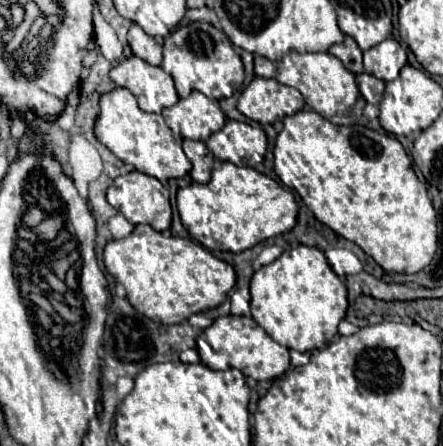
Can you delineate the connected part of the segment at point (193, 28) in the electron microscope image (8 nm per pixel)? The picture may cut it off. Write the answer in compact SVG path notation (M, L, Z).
M191 22L191 24L179 26L175 32L171 32L163 42L163 64L161 64L161 68L167 74L171 74L179 98L187 98L193 90L203 92L211 100L231 98L243 84L243 62L241 62L239 54L233 50L231 40L221 30L217 30L215 26L211 26L207 22Z

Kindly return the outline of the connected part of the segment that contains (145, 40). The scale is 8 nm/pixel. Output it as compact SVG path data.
M137 24L131 26L131 30L127 34L127 40L129 40L129 46L131 46L135 56L143 58L149 64L162 63L162 44L159 44L157 38L145 34L145 30L139 28Z

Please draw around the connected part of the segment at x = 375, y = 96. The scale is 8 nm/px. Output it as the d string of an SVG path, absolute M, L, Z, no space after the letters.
M357 74L357 86L363 94L363 98L369 102L369 104L379 104L381 98L383 98L383 90L385 90L385 82L379 80L379 78L371 78L371 74Z

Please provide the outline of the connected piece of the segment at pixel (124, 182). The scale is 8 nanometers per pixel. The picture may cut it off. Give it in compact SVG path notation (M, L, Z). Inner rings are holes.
M133 170L129 174L115 178L113 184L107 190L107 200L115 210L123 212L123 216L131 224L149 224L151 228L155 228L159 232L167 230L171 226L172 208L168 186L162 184L153 176L147 176L143 172Z

